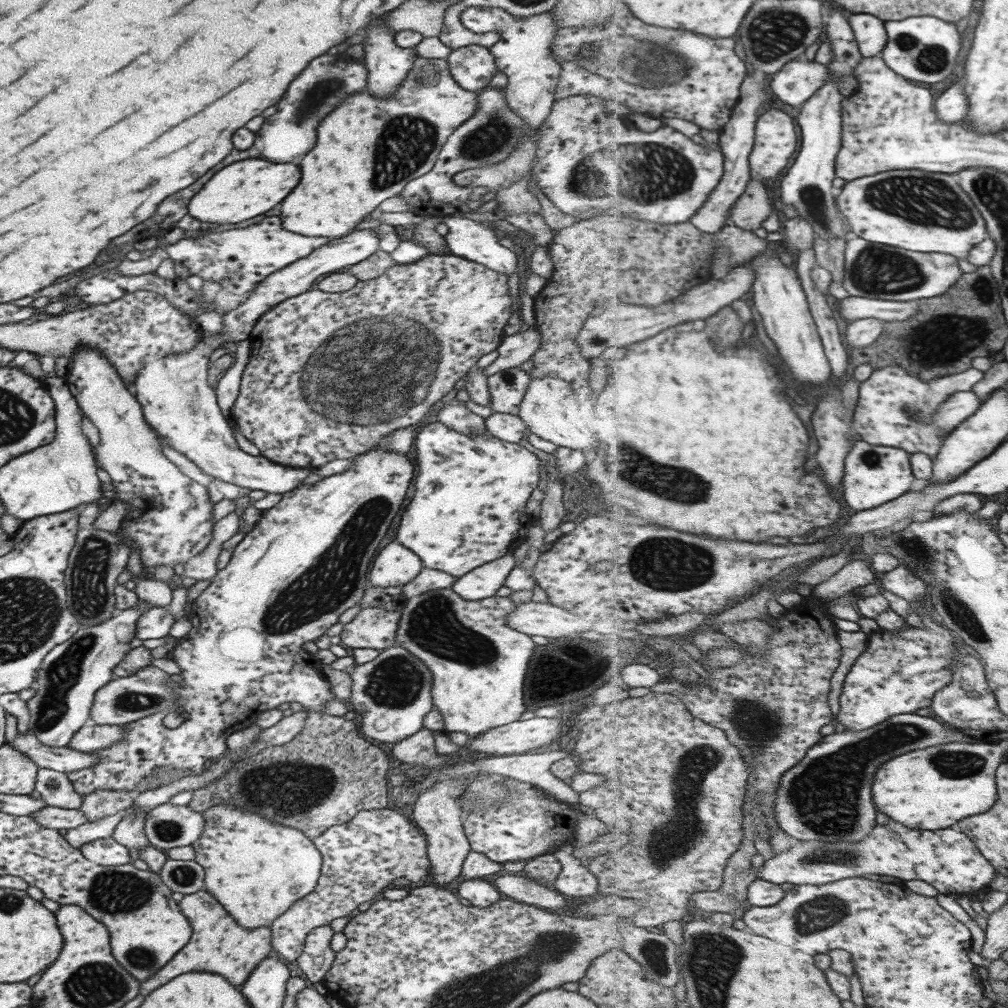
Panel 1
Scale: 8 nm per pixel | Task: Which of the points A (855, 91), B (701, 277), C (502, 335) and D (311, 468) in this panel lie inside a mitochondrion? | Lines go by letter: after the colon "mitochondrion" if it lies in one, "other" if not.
A: other
B: other
C: other
D: other

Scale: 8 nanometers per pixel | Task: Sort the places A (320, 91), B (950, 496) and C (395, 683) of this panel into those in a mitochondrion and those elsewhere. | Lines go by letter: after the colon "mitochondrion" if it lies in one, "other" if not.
A: mitochondrion
B: other
C: mitochondrion

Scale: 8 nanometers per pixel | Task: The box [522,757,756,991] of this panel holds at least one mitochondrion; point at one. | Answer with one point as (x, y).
(655, 953)

